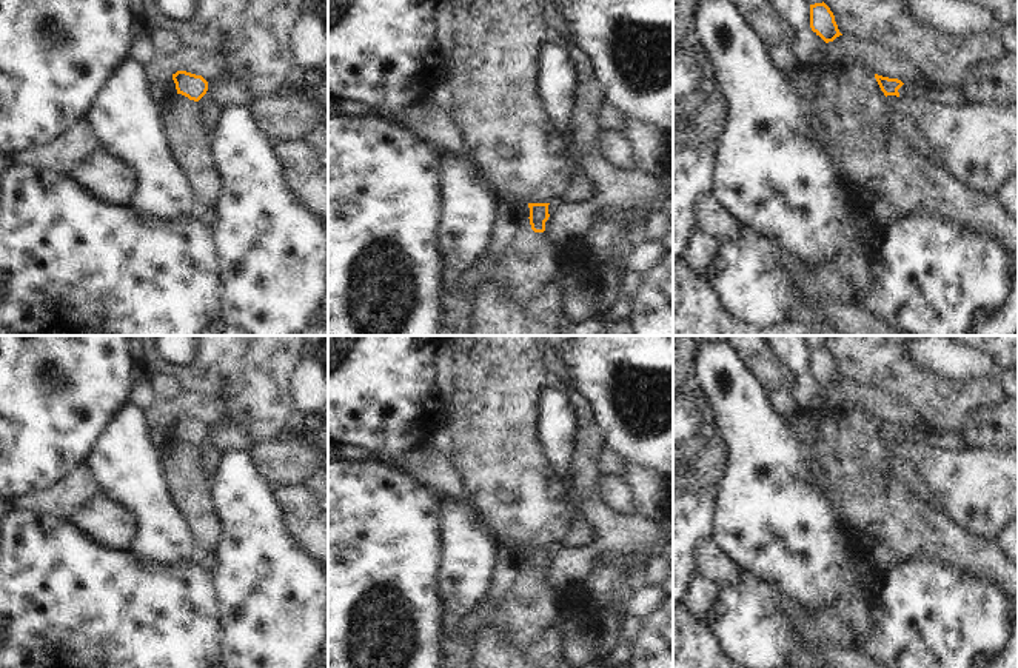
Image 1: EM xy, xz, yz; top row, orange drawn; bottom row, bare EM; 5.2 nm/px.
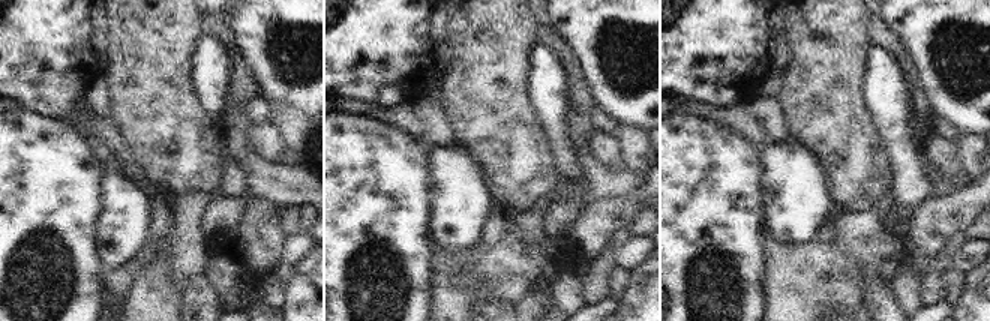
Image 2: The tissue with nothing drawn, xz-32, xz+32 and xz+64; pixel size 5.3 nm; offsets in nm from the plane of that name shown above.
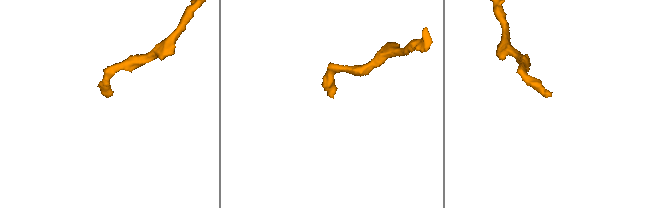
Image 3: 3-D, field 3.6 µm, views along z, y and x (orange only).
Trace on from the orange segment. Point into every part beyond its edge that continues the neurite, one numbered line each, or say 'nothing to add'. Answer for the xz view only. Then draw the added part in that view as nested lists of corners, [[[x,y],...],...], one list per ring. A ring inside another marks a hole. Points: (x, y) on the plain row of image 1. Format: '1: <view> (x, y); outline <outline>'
1: xz (530, 605); outline [[[522,562],[511,588],[496,605],[490,622],[501,622],[519,648],[528,653],[536,637],[554,625],[558,596],[544,577],[534,577]]]

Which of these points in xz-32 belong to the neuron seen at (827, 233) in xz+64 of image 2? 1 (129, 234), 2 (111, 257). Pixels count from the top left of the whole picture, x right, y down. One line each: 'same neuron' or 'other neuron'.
1: other neuron
2: other neuron

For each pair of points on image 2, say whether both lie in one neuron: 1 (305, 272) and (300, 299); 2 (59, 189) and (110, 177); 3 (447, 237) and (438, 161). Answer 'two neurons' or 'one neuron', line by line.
1: one neuron
2: two neurons
3: one neuron

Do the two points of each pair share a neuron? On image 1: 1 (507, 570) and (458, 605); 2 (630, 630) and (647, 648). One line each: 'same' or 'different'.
1: different
2: different

